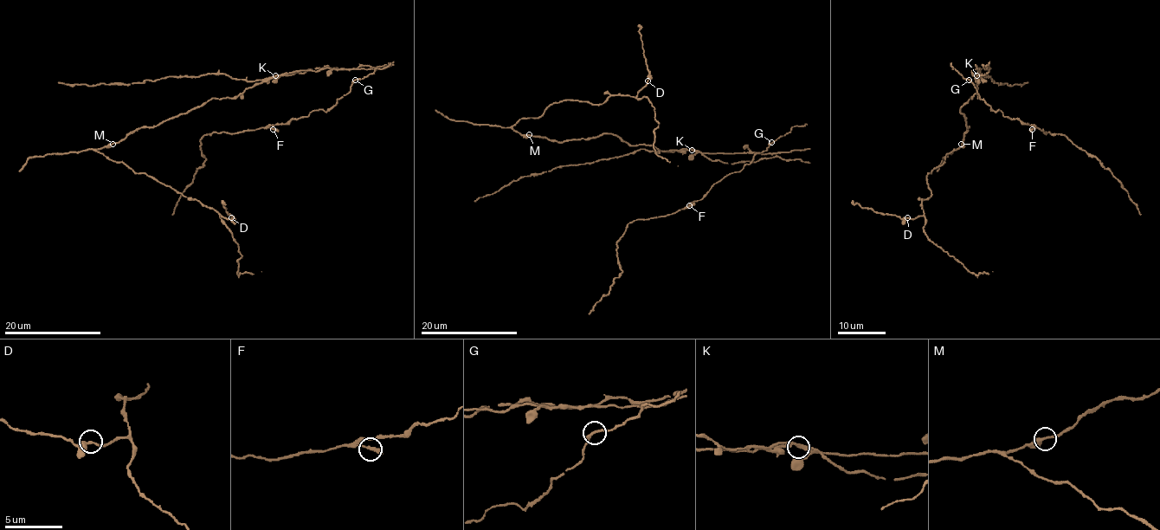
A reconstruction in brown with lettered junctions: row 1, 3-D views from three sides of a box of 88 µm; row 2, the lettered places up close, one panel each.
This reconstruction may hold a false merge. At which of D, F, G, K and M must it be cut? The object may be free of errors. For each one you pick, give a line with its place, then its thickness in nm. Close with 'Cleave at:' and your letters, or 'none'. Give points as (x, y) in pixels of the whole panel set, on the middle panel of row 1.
K: Place: (692, 150). Thickness 280 nm
Cleave at: K

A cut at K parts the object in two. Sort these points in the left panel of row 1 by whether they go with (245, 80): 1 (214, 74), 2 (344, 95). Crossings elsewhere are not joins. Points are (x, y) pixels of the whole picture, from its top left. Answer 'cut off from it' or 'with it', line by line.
1: with it
2: cut off from it

